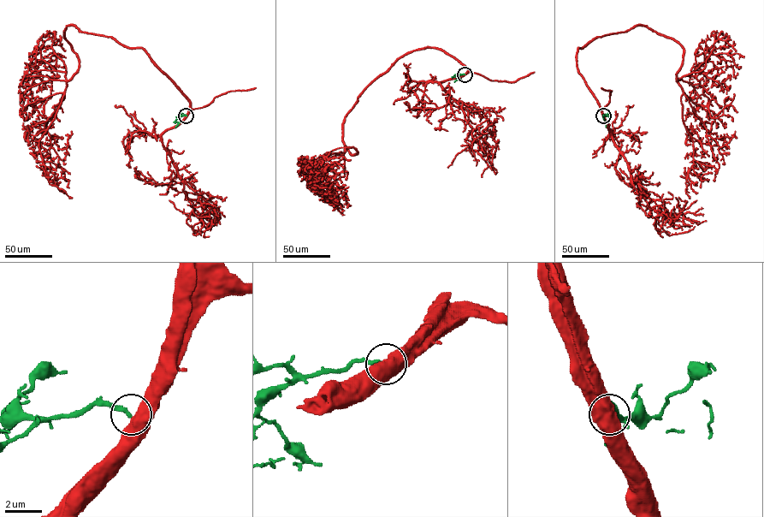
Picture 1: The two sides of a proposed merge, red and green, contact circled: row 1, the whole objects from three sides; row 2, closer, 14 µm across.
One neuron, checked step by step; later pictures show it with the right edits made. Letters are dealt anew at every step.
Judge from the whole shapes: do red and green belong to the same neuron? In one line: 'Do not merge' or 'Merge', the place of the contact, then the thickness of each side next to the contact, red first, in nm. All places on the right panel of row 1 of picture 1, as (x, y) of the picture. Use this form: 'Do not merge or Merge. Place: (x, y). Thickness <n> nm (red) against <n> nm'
Do not merge. Place: (603, 115). Thickness 750 nm (red) against 240 nm

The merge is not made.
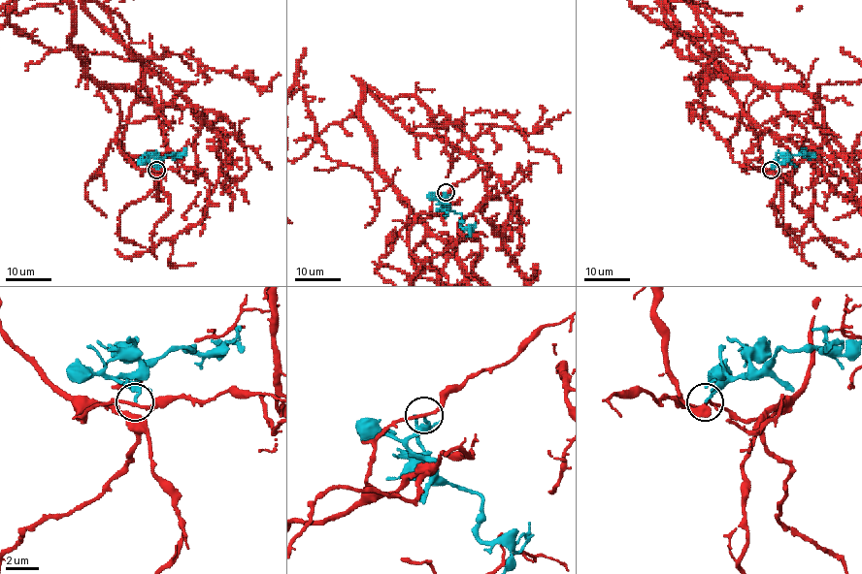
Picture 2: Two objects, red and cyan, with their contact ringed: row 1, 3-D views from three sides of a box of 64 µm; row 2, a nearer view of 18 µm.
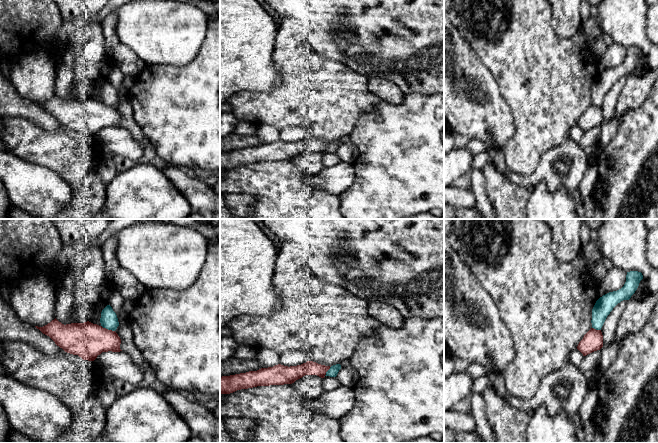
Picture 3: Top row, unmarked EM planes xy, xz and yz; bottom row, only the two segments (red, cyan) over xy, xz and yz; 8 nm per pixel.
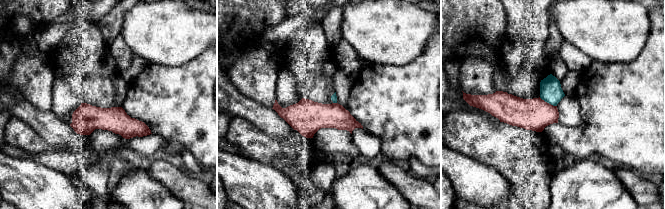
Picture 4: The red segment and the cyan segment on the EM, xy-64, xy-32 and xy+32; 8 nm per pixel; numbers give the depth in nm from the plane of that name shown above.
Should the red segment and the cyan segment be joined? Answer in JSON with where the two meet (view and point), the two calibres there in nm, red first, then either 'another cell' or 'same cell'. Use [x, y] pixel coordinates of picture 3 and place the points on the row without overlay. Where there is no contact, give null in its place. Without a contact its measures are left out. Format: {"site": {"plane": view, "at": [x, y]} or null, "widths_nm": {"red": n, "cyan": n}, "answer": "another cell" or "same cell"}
{"site": {"plane": "xy", "at": [107, 105]}, "widths_nm": {"red": 280, "cyan": 140}, "answer": "another cell"}

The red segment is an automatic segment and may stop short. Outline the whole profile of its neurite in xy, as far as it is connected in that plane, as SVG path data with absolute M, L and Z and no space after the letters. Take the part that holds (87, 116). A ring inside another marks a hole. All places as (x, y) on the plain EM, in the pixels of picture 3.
M56 94L43 103L35 102L65 128L94 137L102 128L120 128L121 115L115 107L89 97L62 100Z

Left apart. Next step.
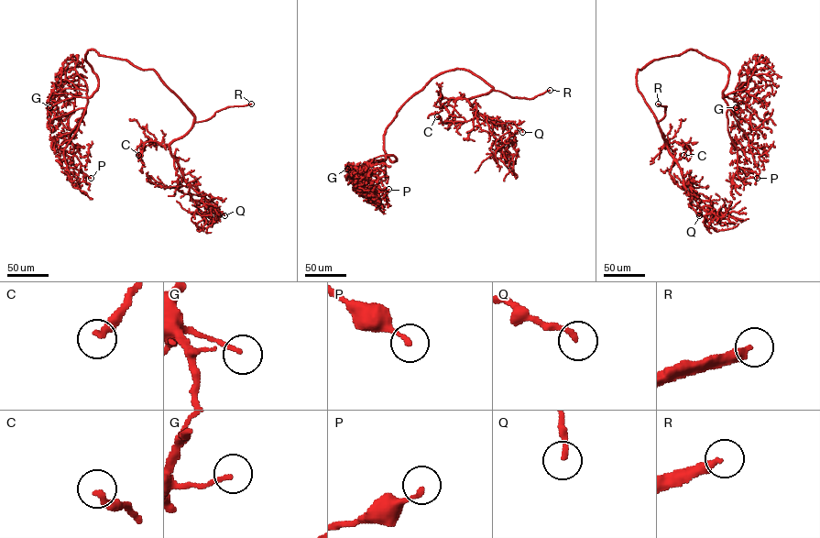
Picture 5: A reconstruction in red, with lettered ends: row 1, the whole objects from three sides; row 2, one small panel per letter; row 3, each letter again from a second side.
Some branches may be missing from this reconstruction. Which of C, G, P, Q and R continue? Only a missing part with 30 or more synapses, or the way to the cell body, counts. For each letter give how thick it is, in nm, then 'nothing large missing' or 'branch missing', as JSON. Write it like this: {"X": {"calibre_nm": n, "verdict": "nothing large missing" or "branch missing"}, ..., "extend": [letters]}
{"C": {"calibre_nm": 280, "verdict": "nothing large missing"}, "G": {"calibre_nm": 160, "verdict": "nothing large missing"}, "P": {"calibre_nm": 180, "verdict": "nothing large missing"}, "Q": {"calibre_nm": 200, "verdict": "nothing large missing"}, "R": {"calibre_nm": 320, "verdict": "branch missing"}, "extend": ["R"]}

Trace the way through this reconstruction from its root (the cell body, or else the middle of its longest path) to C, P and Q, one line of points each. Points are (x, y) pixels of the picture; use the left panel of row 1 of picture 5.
C: (136, 67), (153, 69), (194, 117), (191, 127), (182, 136), (167, 146), (156, 142), (147, 145), (138, 155)
P: (136, 67), (94, 49), (86, 54), (98, 88), (88, 99), (86, 113), (68, 137), (81, 170), (91, 178)
Q: (136, 67), (153, 69), (193, 116), (191, 127), (169, 145), (170, 153), (203, 203), (214, 205), (224, 215)

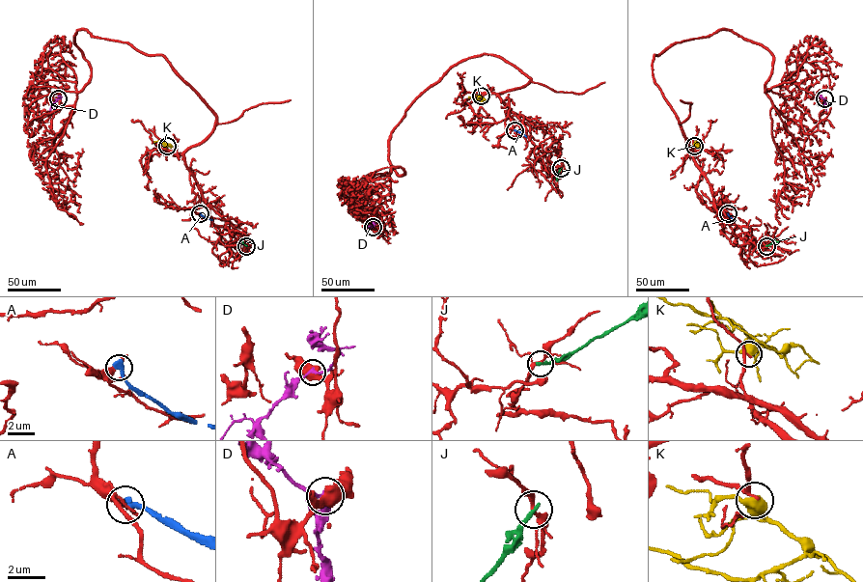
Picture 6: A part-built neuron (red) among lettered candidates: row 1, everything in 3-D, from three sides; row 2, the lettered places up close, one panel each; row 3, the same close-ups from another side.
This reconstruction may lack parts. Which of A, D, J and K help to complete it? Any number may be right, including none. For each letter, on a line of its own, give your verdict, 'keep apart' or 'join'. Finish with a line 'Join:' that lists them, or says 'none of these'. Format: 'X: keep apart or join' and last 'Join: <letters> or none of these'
A: keep apart
D: keep apart
J: keep apart
K: join
Join: K

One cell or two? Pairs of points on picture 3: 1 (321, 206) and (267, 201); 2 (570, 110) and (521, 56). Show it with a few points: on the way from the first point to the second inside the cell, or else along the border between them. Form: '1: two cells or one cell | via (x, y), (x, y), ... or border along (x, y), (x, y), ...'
1: one cell | via (308, 206), (288, 206), (283, 201), (280, 201)
2: one cell | via (557, 97), (548, 88), (547, 83), (533, 69)

